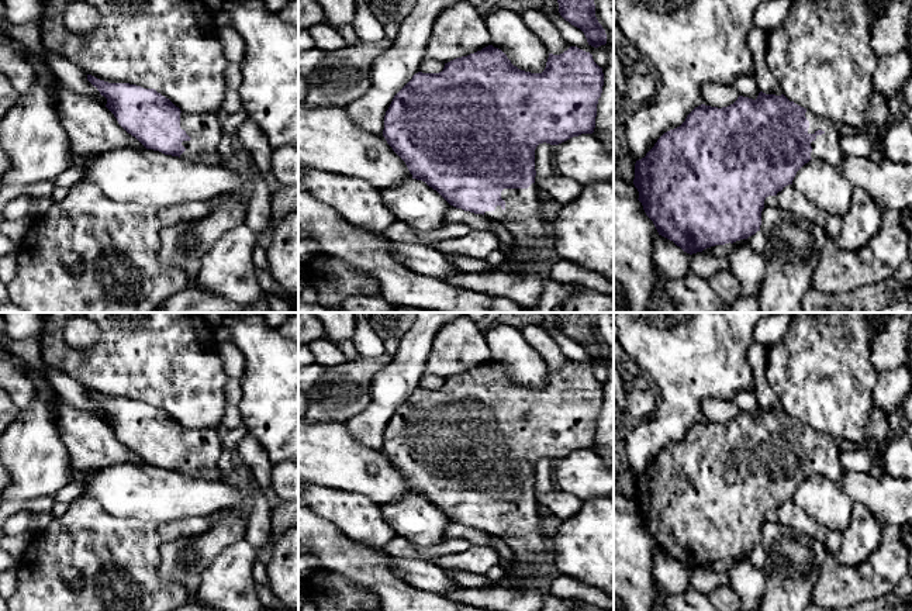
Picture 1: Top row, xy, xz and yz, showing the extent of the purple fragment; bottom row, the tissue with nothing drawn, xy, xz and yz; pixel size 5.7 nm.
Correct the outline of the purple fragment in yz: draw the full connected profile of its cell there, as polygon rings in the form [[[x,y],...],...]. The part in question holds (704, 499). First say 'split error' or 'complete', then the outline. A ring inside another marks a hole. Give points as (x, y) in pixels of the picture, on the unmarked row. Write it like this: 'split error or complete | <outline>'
split error | [[[759,408],[757,414],[739,411],[728,422],[695,422],[685,436],[664,448],[645,473],[635,479],[633,500],[646,531],[659,550],[692,570],[715,560],[747,555],[760,546],[761,527],[768,511],[792,500],[797,487],[811,474],[839,483],[844,474],[842,451],[830,435],[790,417],[784,410]]]

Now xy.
split error | [[[87,396],[107,414],[118,439],[146,465],[198,479],[218,479],[221,439],[214,428],[184,428],[155,404]]]

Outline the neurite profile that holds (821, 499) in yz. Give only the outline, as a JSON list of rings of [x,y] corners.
[[[811,474],[795,490],[792,501],[829,531],[843,532],[850,524],[853,500],[836,483]]]

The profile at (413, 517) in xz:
[[[410,494],[380,505],[381,515],[397,535],[417,545],[438,545],[449,518],[425,497]]]

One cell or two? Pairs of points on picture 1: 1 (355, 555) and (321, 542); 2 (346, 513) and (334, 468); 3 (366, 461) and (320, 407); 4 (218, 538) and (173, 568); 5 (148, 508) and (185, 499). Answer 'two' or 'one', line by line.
1: one
2: two
3: two
4: one
5: one

